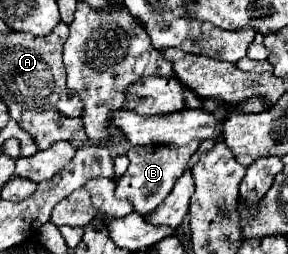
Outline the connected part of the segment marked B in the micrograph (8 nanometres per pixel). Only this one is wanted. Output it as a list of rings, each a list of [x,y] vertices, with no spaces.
[[[199,142],[181,146],[181,148],[167,148],[167,146],[155,146],[155,148],[135,148],[129,150],[127,156],[131,160],[125,176],[121,180],[117,180],[117,190],[115,196],[117,198],[125,198],[135,206],[135,212],[147,216],[149,212],[153,212],[171,192],[175,180],[185,172],[187,168],[187,160],[195,154]]]

